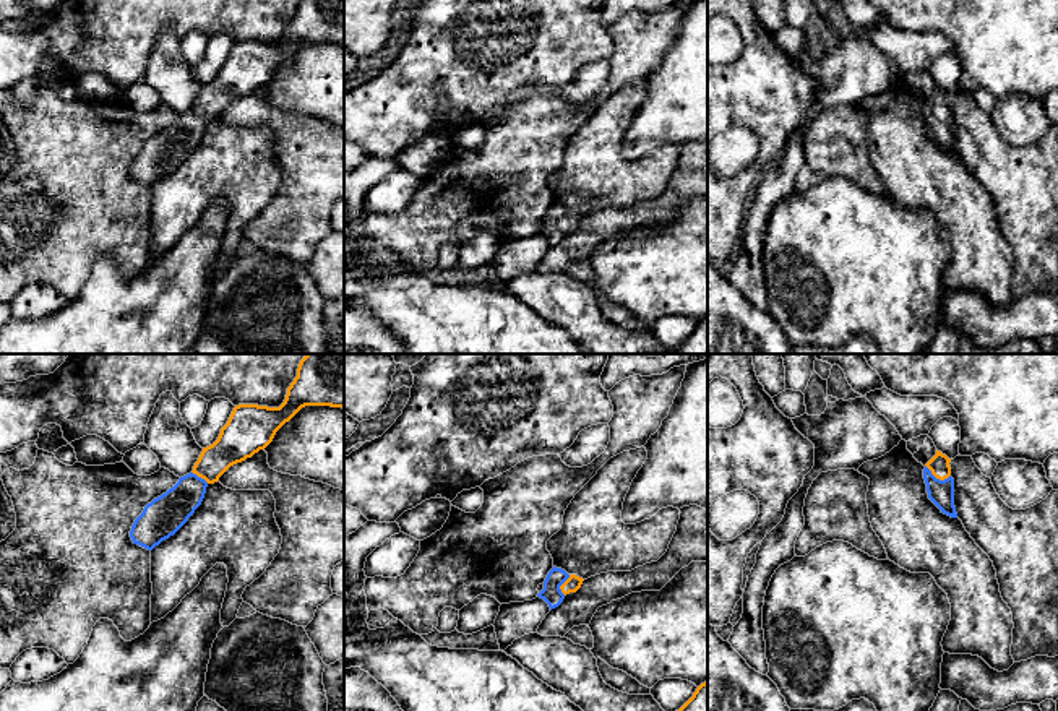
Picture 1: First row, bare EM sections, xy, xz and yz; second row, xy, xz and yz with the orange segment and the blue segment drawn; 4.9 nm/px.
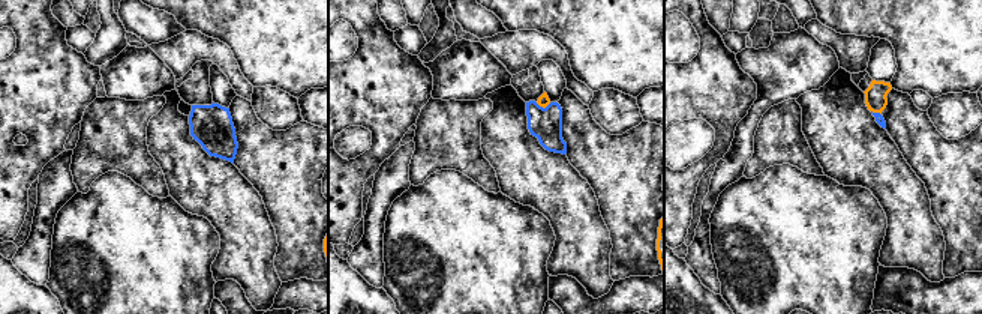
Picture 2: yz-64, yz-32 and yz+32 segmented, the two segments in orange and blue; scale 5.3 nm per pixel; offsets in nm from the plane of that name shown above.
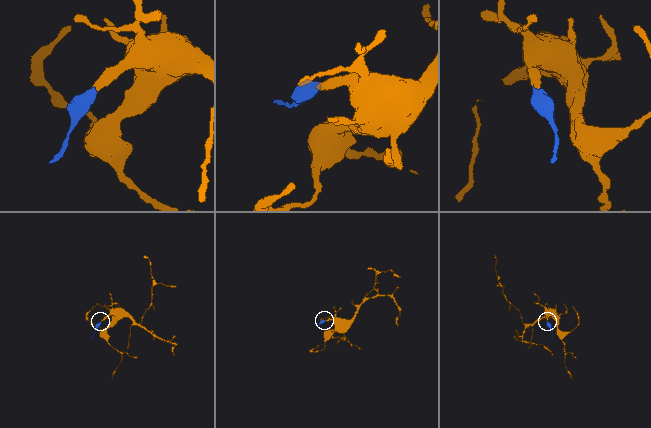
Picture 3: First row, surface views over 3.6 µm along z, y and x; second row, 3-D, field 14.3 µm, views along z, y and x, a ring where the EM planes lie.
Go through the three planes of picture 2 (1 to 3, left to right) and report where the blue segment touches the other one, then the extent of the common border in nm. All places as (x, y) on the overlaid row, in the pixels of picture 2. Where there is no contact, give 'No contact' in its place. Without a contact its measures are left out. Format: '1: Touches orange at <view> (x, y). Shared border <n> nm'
1: No contact
2: Touches orange at yz-32 (543, 107). Shared border 90 nm
3: Touches orange at yz+32 (876, 111). Shared border 60 nm

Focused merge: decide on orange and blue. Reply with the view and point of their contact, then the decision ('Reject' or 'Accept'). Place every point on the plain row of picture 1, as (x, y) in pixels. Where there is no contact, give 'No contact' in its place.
Touches orange at yz (937, 114). Accept

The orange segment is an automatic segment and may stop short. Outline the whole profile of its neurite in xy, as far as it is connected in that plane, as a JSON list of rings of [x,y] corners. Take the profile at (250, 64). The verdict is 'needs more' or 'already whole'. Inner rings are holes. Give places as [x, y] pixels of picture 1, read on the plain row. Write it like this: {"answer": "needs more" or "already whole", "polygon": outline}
{"answer": "needs more", "polygon": [[[299,0],[297,13],[279,44],[239,41],[217,76],[203,84],[193,107],[148,140],[130,174],[148,187],[174,172],[201,141],[206,123],[234,101],[264,86],[276,68],[305,42],[344,45],[344,0]]]}

